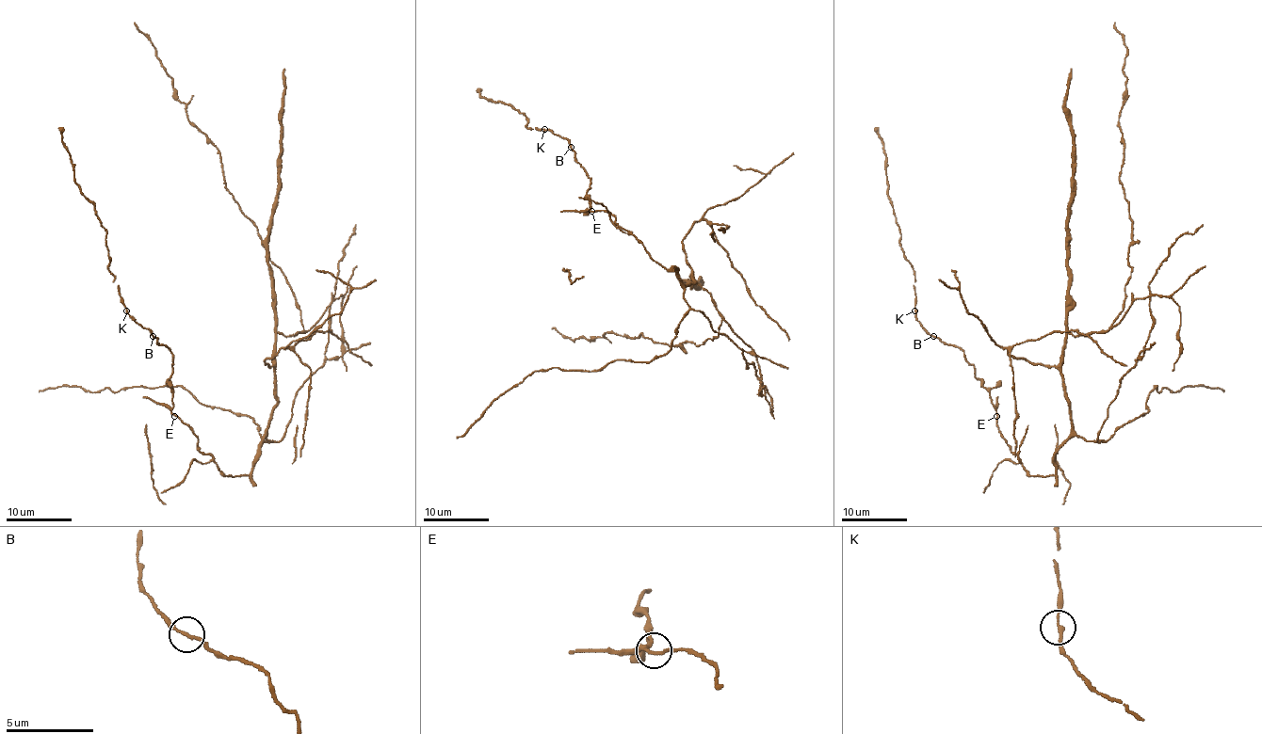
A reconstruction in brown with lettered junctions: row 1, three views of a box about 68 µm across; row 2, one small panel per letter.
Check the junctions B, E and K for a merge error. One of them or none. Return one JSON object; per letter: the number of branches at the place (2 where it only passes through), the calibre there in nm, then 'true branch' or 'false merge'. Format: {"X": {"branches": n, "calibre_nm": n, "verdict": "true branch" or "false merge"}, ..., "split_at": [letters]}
{"B": {"branches": 2, "calibre_nm": 170, "verdict": "true branch"}, "E": {"branches": 2, "calibre_nm": 170, "verdict": "true branch"}, "K": {"branches": 2, "calibre_nm": 170, "verdict": "true branch"}, "split_at": []}

